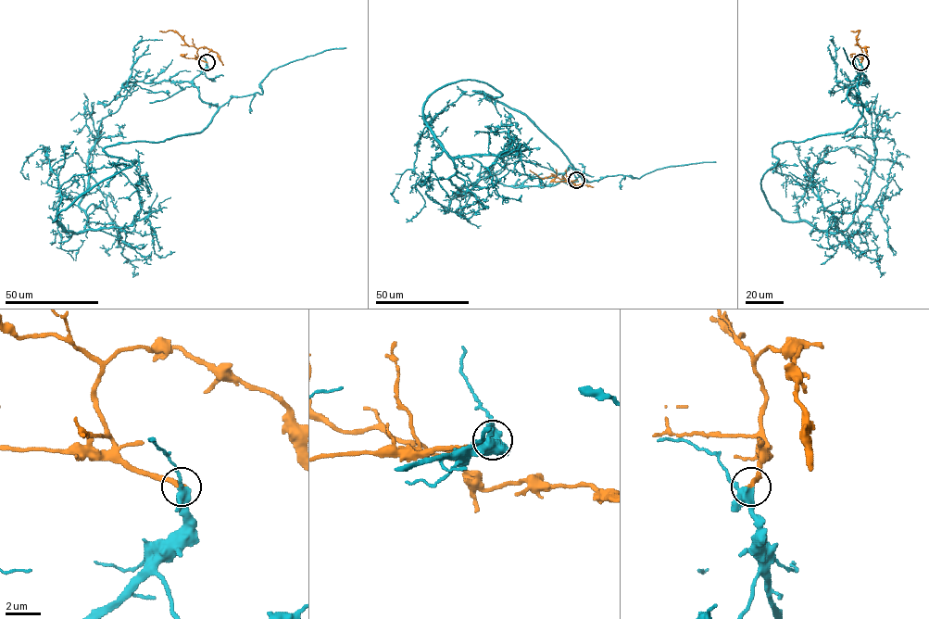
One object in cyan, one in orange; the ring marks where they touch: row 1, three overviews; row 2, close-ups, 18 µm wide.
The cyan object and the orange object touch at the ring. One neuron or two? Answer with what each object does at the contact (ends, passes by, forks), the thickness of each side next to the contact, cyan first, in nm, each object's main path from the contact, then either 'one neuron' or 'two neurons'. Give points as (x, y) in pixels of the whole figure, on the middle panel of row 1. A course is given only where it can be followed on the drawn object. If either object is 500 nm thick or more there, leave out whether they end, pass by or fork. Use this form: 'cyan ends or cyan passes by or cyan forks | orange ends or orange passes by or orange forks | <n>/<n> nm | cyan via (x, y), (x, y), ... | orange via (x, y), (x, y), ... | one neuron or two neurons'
cyan forks | orange ends | 360/300 nm | cyan via (576, 180), (504, 186), (492, 167), (459, 195), (429, 116), (414, 162), (425, 204), (406, 219) | orange via (576, 180), (567, 182), (554, 175), (539, 178), (530, 170) | one neuron

